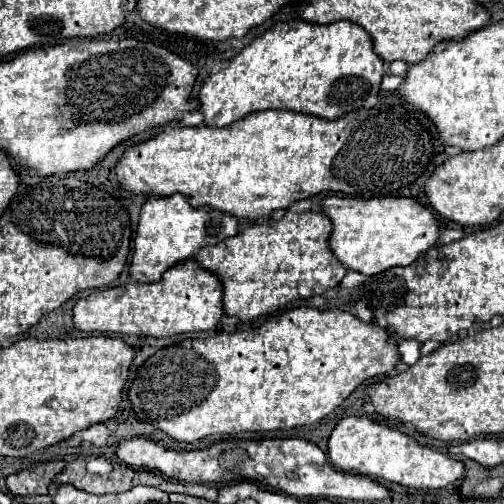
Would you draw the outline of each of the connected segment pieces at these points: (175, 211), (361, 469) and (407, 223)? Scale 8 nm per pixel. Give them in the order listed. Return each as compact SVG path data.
M180 193L168 197L152 197L142 205L134 239L130 277L142 283L156 283L166 269L190 259L202 247L216 245L238 233L238 219L210 207L194 209Z
M344 417L328 439L330 461L348 473L386 479L414 489L440 489L464 477L464 463L456 461L434 447L422 447L416 439L374 423L368 417Z
M336 197L322 199L322 213L332 221L328 245L336 259L362 275L376 275L394 265L412 265L438 241L438 219L410 197Z

